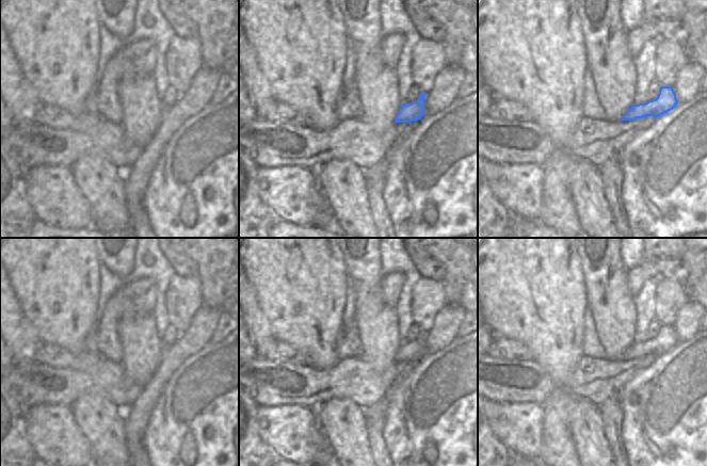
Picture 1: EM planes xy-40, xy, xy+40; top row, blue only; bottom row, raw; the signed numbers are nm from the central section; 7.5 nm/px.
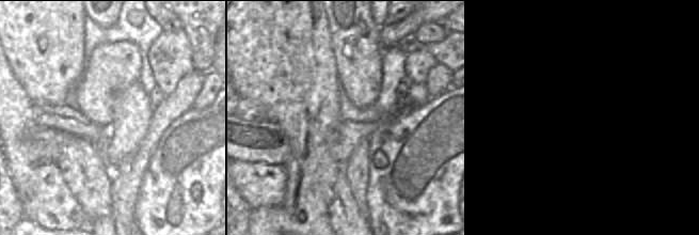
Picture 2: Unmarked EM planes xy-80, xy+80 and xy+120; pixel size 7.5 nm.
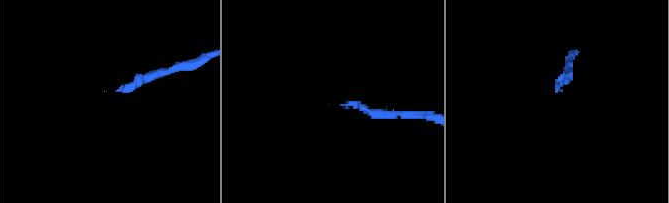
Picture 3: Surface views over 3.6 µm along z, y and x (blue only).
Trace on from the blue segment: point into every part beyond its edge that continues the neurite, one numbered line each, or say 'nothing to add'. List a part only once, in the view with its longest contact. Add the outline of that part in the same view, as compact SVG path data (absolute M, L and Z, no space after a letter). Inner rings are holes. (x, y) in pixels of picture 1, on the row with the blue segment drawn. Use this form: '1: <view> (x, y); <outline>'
1: xy+40 (594, 141); M582 116L565 147L580 161L599 167L609 159L621 160L625 145L654 122L654 116L634 120L597 120Z

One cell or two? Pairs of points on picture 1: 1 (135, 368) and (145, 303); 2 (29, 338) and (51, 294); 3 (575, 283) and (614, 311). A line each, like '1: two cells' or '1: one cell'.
1: two cells
2: two cells
3: two cells

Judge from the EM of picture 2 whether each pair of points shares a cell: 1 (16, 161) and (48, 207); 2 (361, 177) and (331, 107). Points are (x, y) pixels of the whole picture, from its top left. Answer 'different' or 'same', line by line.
1: different
2: different

